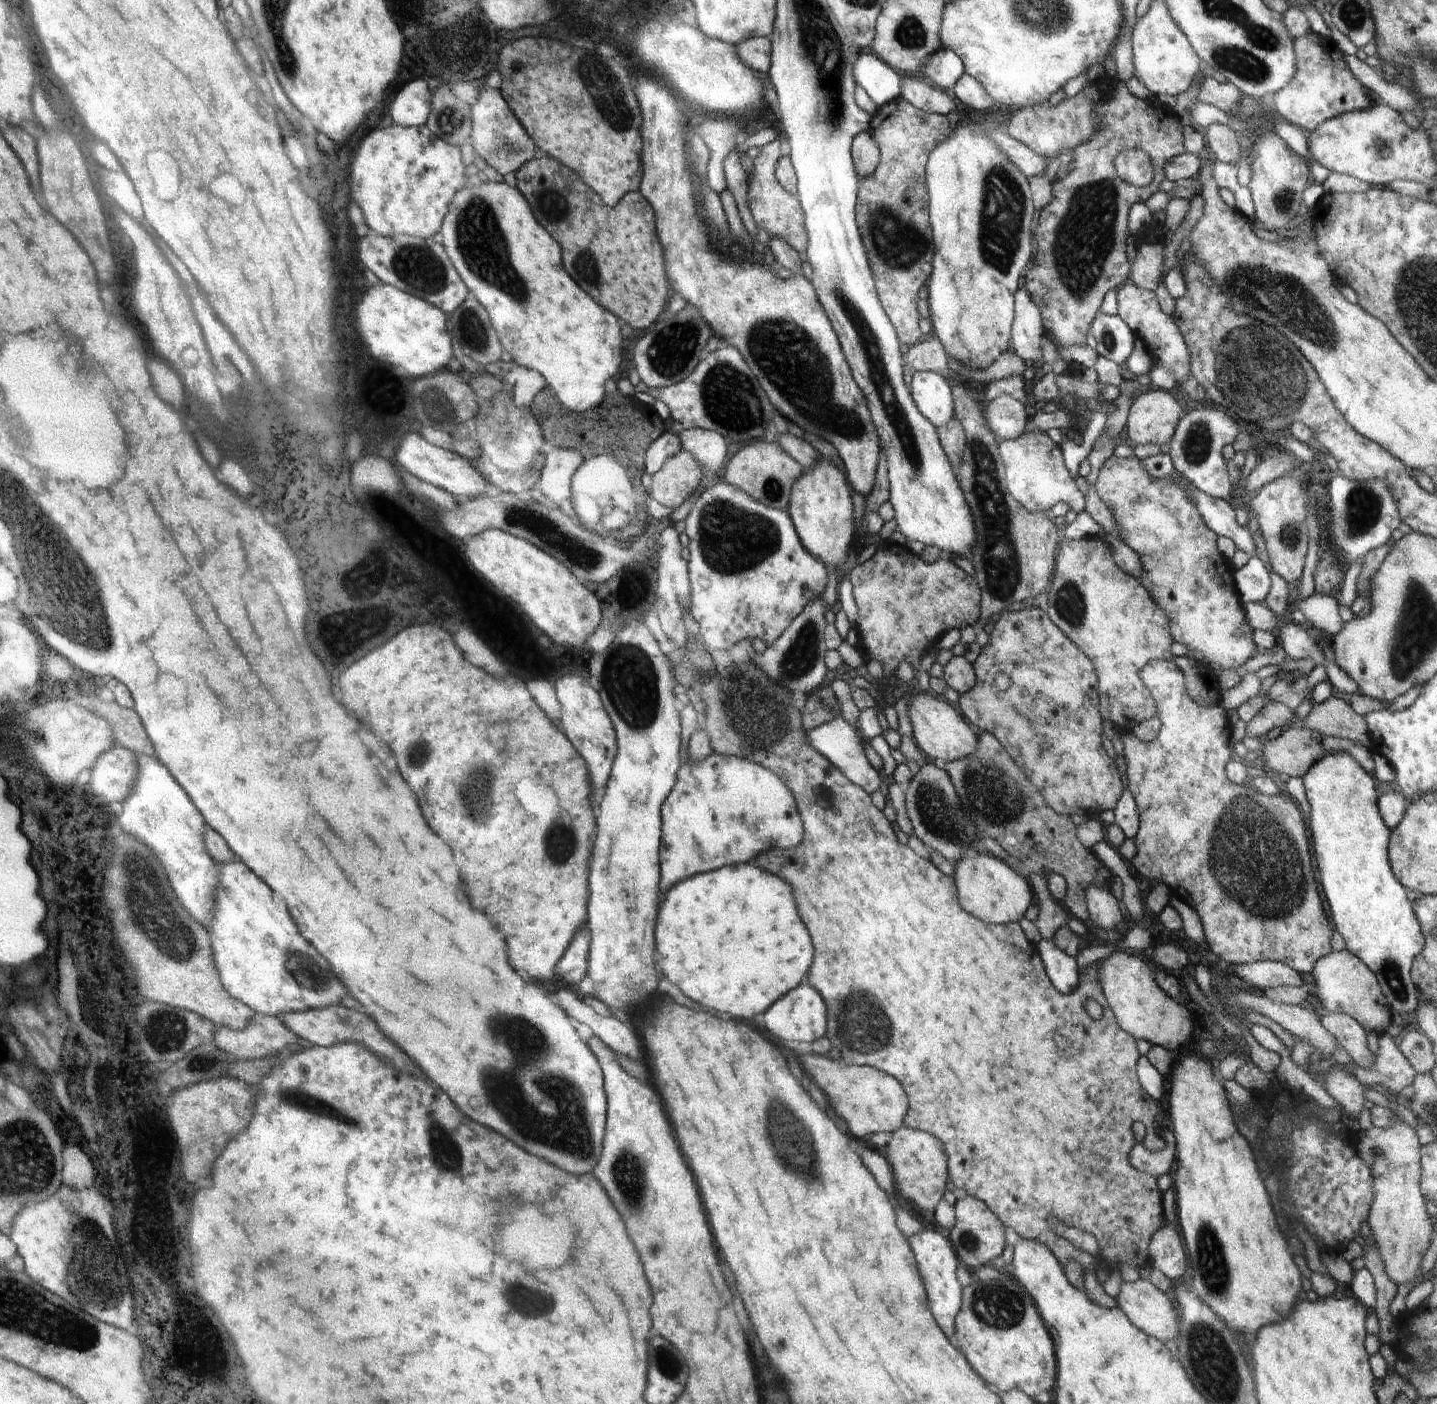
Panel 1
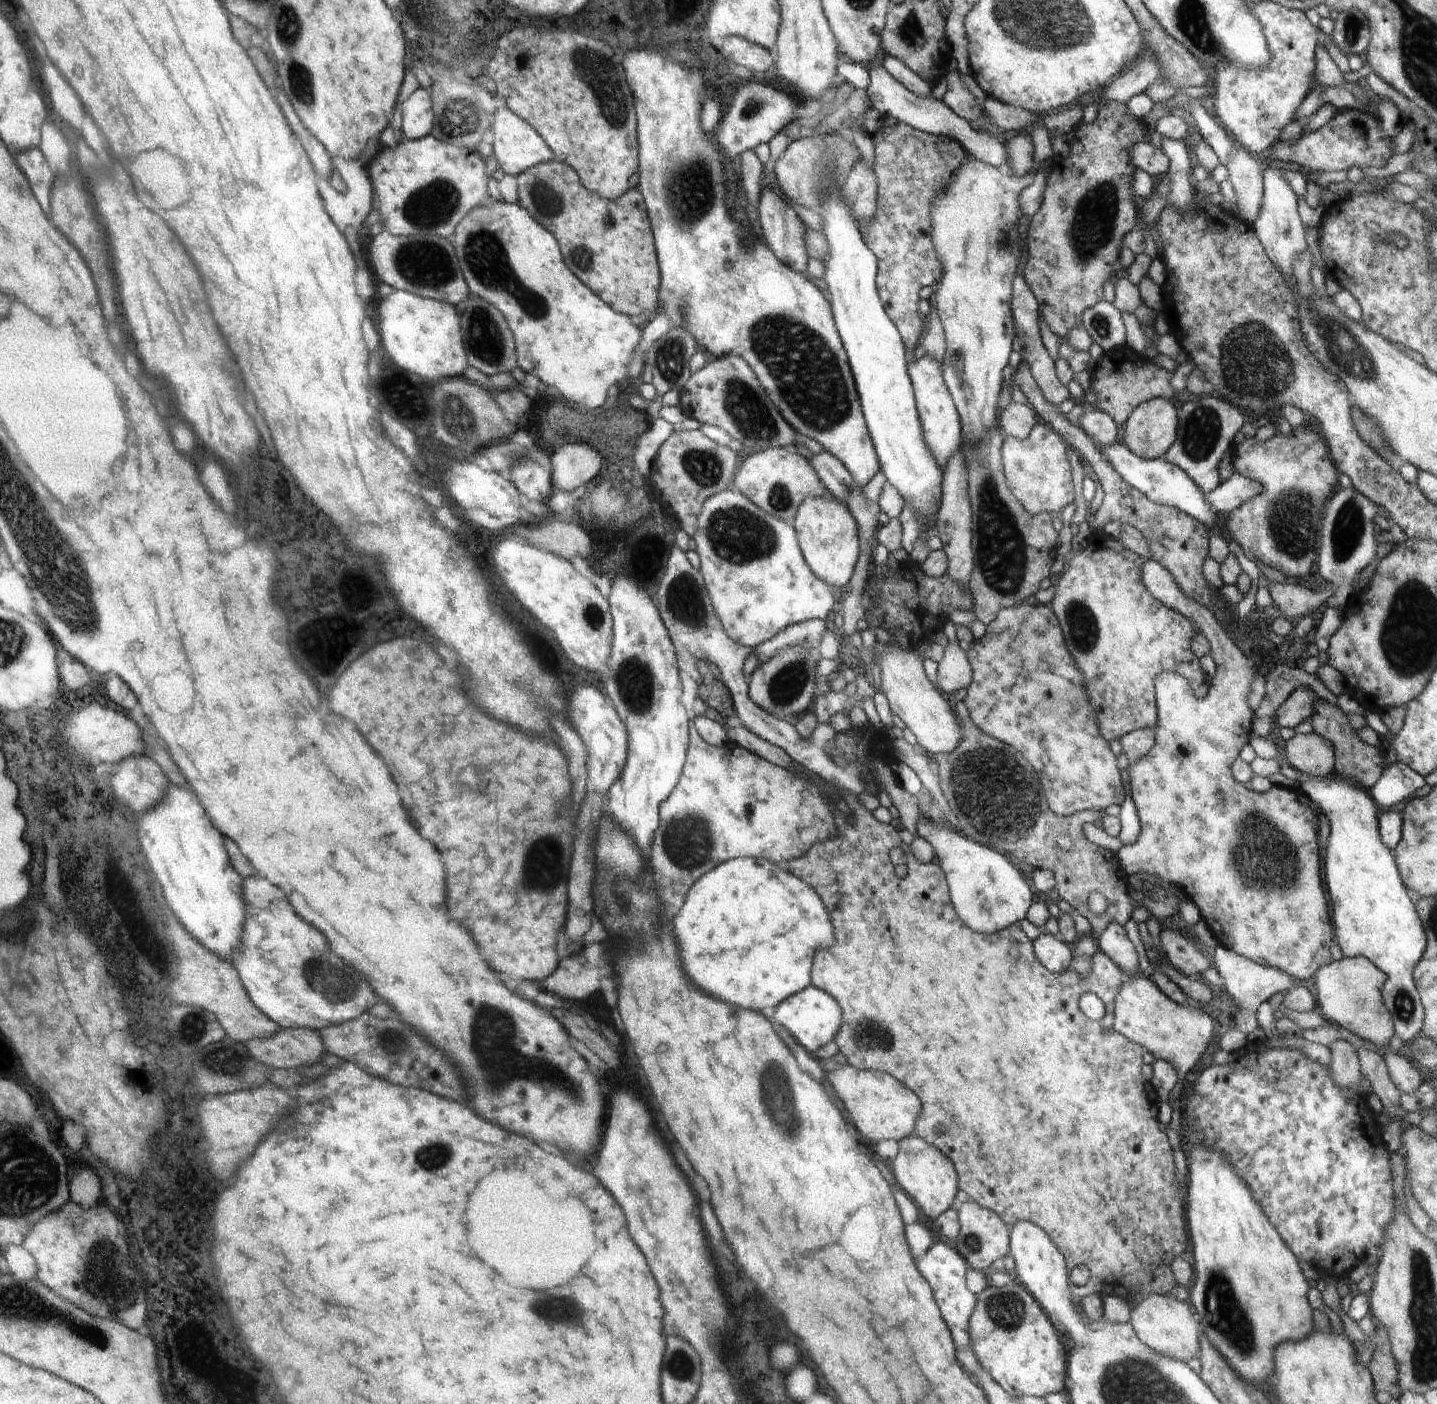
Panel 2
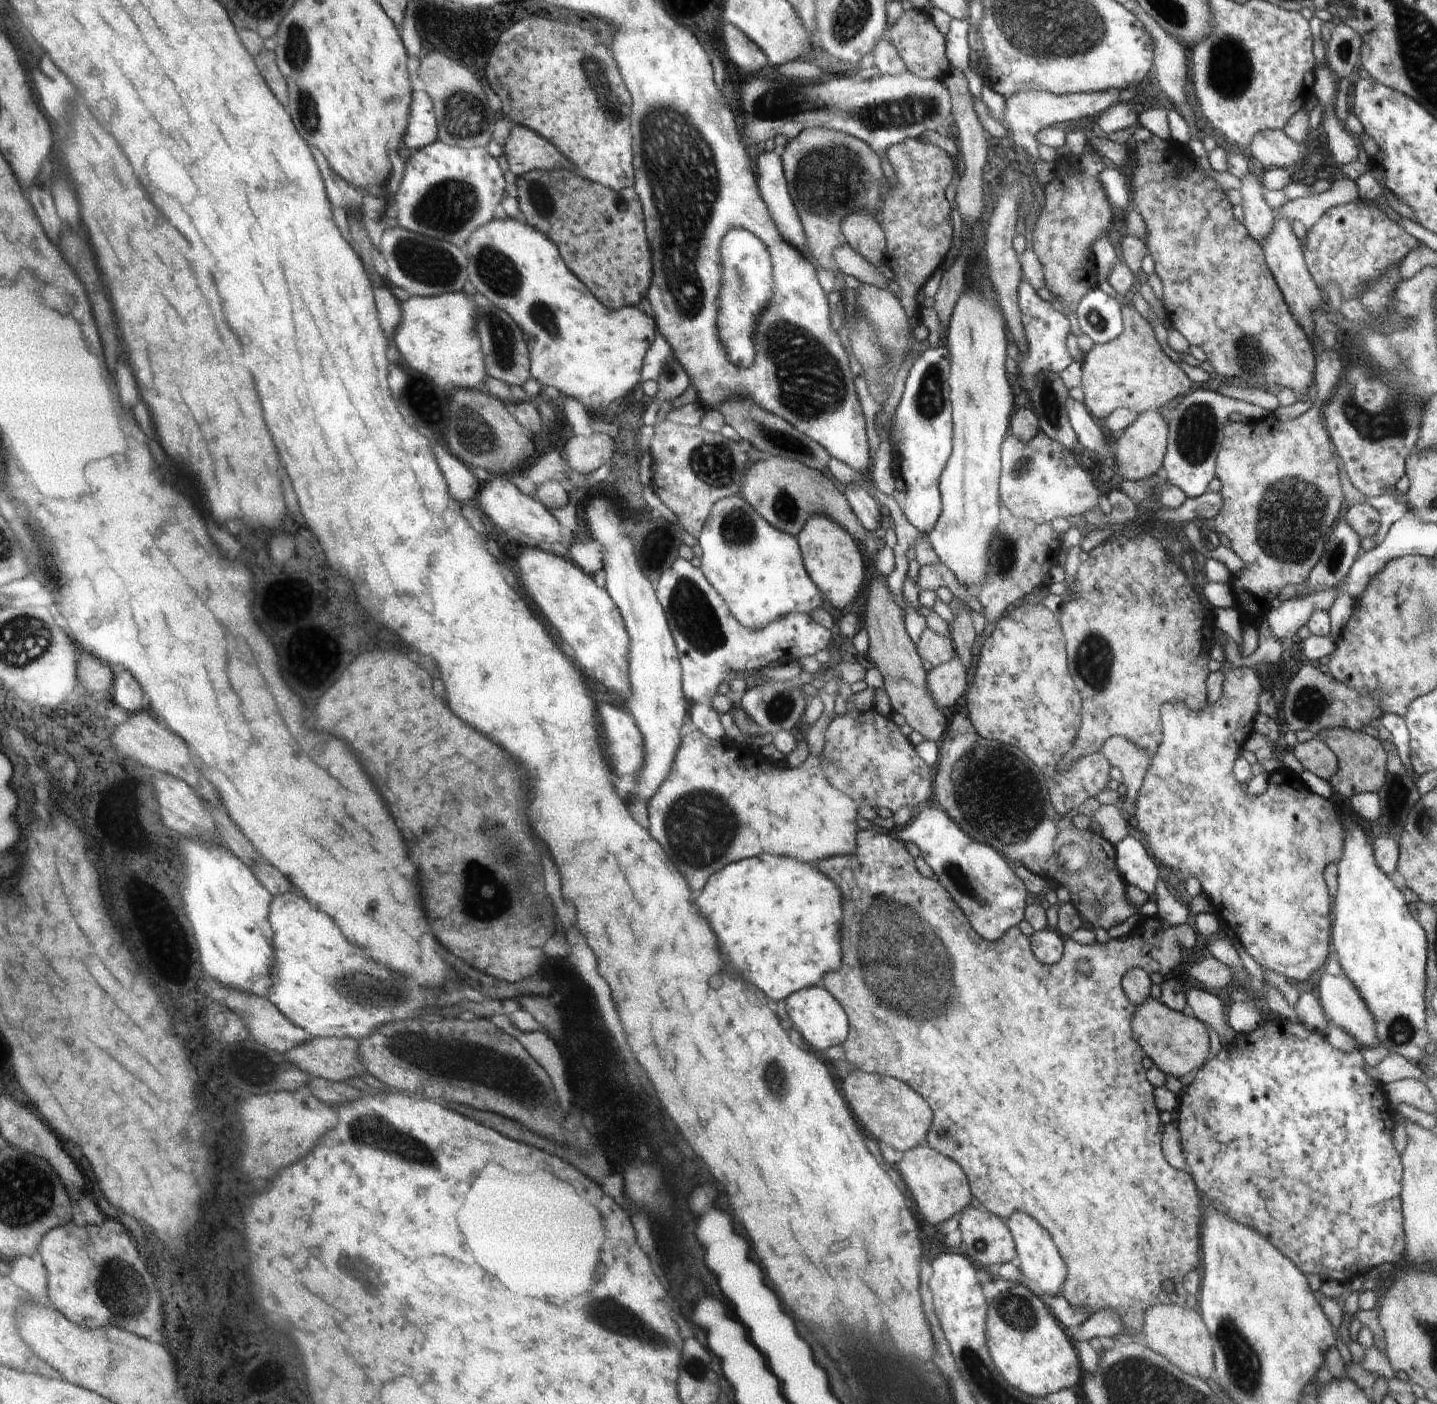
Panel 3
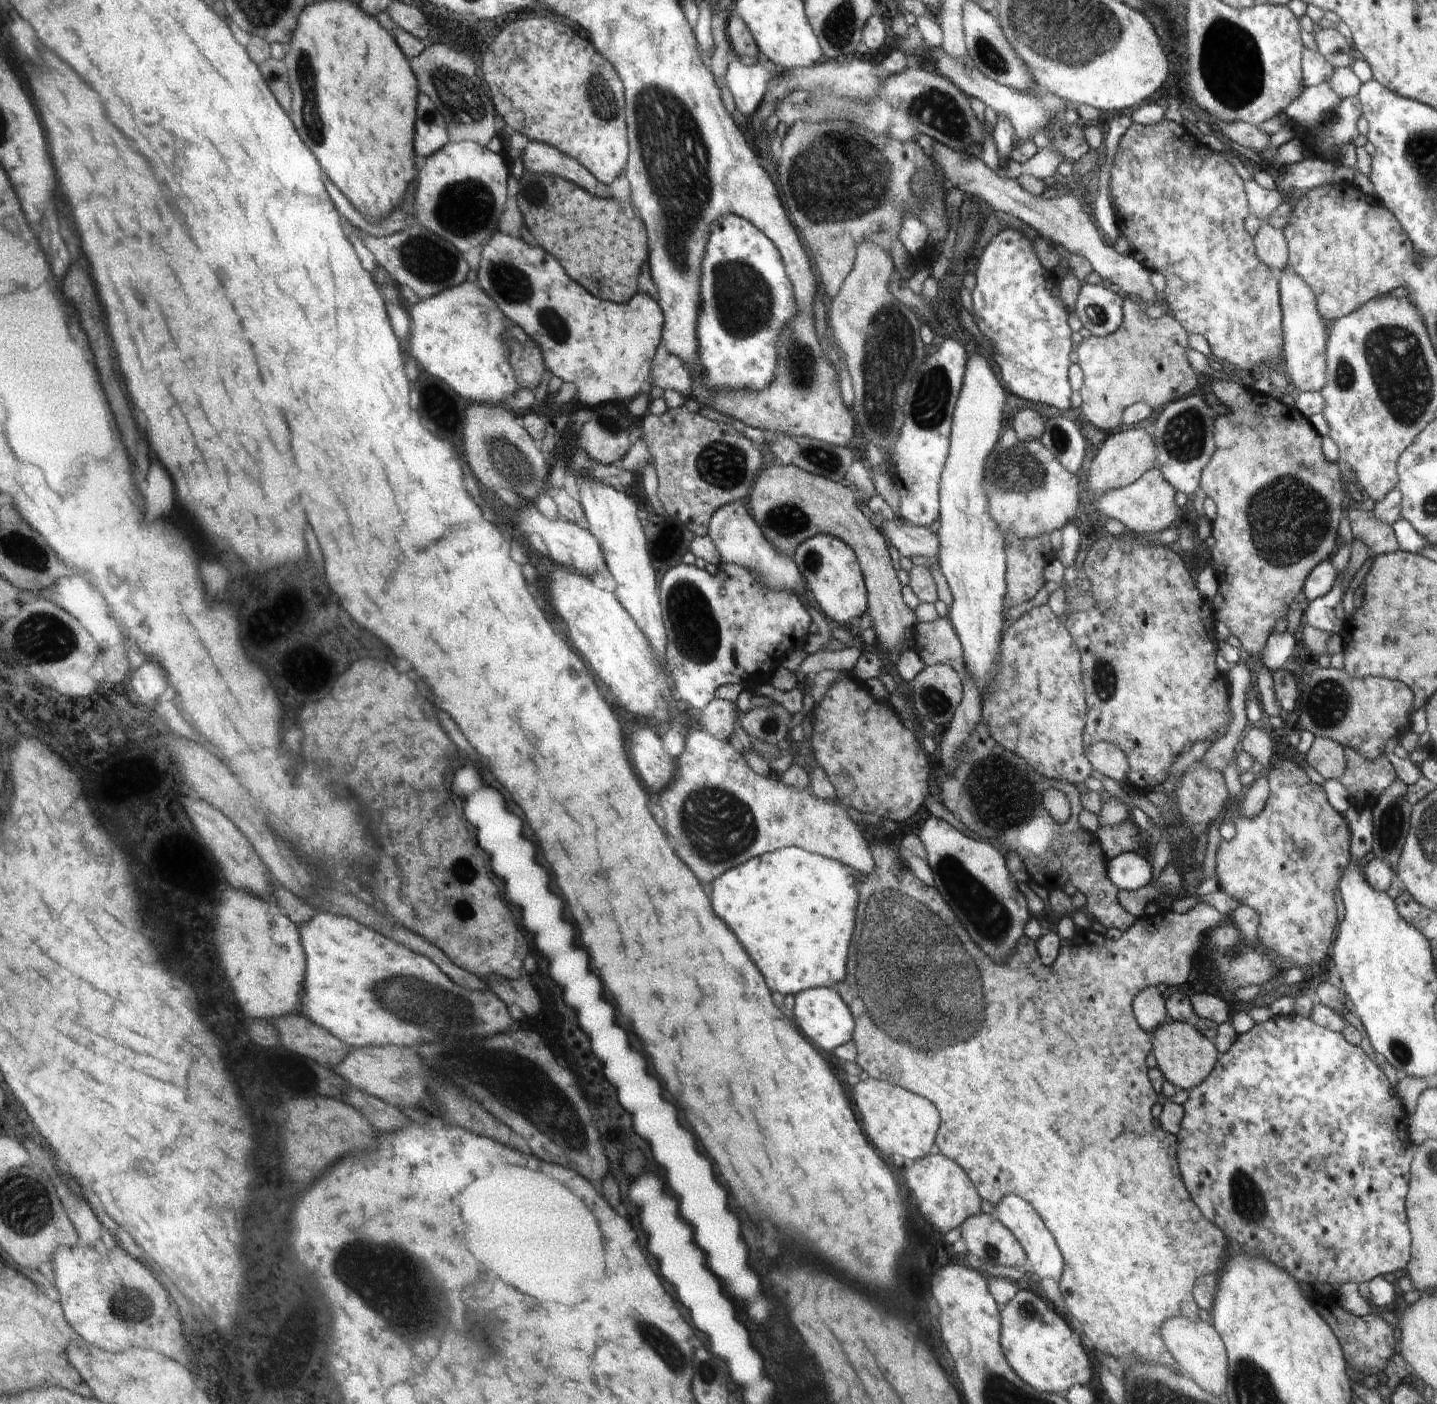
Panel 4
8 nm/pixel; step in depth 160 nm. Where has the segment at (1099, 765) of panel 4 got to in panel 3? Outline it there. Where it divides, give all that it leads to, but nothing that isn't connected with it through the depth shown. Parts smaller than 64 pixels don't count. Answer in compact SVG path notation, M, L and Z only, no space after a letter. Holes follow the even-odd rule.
M1114 735L1108 738L1100 750L1111 766L1118 766L1127 788L1125 798L1133 805L1143 783L1144 775L1150 766L1151 759L1144 749L1138 748L1126 737Z

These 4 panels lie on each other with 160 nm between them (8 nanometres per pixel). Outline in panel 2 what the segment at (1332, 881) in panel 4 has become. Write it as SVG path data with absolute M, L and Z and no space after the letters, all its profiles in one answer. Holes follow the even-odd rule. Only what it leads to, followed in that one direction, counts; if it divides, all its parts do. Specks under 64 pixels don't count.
M1154 559L1145 561L1143 566L1143 581L1146 588L1154 595L1154 598L1160 598L1165 605L1182 613L1188 620L1193 622L1199 632L1206 636L1211 646L1210 653L1217 667L1215 675L1211 677L1208 694L1201 699L1191 691L1189 682L1183 676L1178 676L1178 673L1164 672L1164 674L1160 674L1156 678L1157 726L1154 728L1155 743L1144 758L1141 758L1137 763L1127 768L1130 775L1130 789L1128 793L1133 798L1138 813L1141 833L1134 844L1122 847L1115 855L1119 858L1128 876L1140 871L1149 872L1162 880L1166 880L1171 885L1180 886L1186 898L1190 898L1199 908L1202 920L1204 920L1222 946L1259 965L1280 969L1292 979L1306 981L1308 978L1312 978L1320 967L1326 966L1332 961L1330 944L1332 944L1333 928L1332 924L1330 924L1330 916L1328 916L1328 904L1326 904L1322 880L1320 880L1320 858L1318 858L1318 840L1316 840L1316 826L1318 826L1316 810L1318 808L1314 808L1312 800L1306 794L1302 794L1297 788L1290 789L1289 787L1273 784L1266 792L1259 793L1249 786L1238 784L1238 781L1231 773L1231 766L1239 757L1240 750L1250 742L1253 736L1253 710L1249 707L1248 695L1258 671L1253 663L1252 655L1246 655L1240 651L1240 648L1234 643L1234 640L1232 640L1229 633L1224 629L1224 624L1216 618L1214 612L1210 608L1201 605L1198 601L1195 601L1192 597L1187 597L1187 594L1183 592L1175 581L1174 575L1158 561ZM1252 854L1258 854L1258 860L1254 860L1254 862L1258 862L1258 864L1254 864L1256 870L1250 866Z

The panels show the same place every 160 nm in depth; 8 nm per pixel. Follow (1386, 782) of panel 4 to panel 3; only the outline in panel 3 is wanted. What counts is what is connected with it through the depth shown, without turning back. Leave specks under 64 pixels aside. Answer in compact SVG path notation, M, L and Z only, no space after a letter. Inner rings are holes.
M1338 727L1315 735L1318 740L1324 741L1337 756L1339 767L1329 780L1336 794L1344 798L1352 798L1358 793L1377 793L1385 783L1387 777L1388 752L1384 749L1382 741L1360 731Z

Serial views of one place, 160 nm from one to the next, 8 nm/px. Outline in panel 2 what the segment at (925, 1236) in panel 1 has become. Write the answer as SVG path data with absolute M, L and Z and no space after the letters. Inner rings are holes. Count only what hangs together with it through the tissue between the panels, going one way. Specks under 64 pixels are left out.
M936 1242L930 1252L918 1260L918 1270L930 1278L930 1286L934 1286L934 1294L938 1294L938 1306L942 1306L942 1314L946 1314L946 1322L950 1322L950 1330L954 1330L954 1342L958 1342L958 1362L966 1366L966 1370L974 1372L981 1364L973 1349L972 1337L969 1334L969 1318L976 1309L977 1296L966 1288L966 1262L958 1256L959 1251L950 1248L944 1242Z

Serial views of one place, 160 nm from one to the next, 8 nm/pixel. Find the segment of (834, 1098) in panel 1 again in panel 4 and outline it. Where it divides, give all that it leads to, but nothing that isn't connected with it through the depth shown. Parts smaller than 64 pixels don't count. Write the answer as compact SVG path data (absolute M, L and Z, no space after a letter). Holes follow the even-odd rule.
M870 1078L854 1086L854 1102L864 1120L866 1134L870 1134L874 1146L878 1146L882 1154L899 1154L904 1158L910 1158L911 1162L934 1152L940 1116L936 1106L930 1104L926 1098L916 1096L900 1086L892 1086L888 1082L878 1082Z

